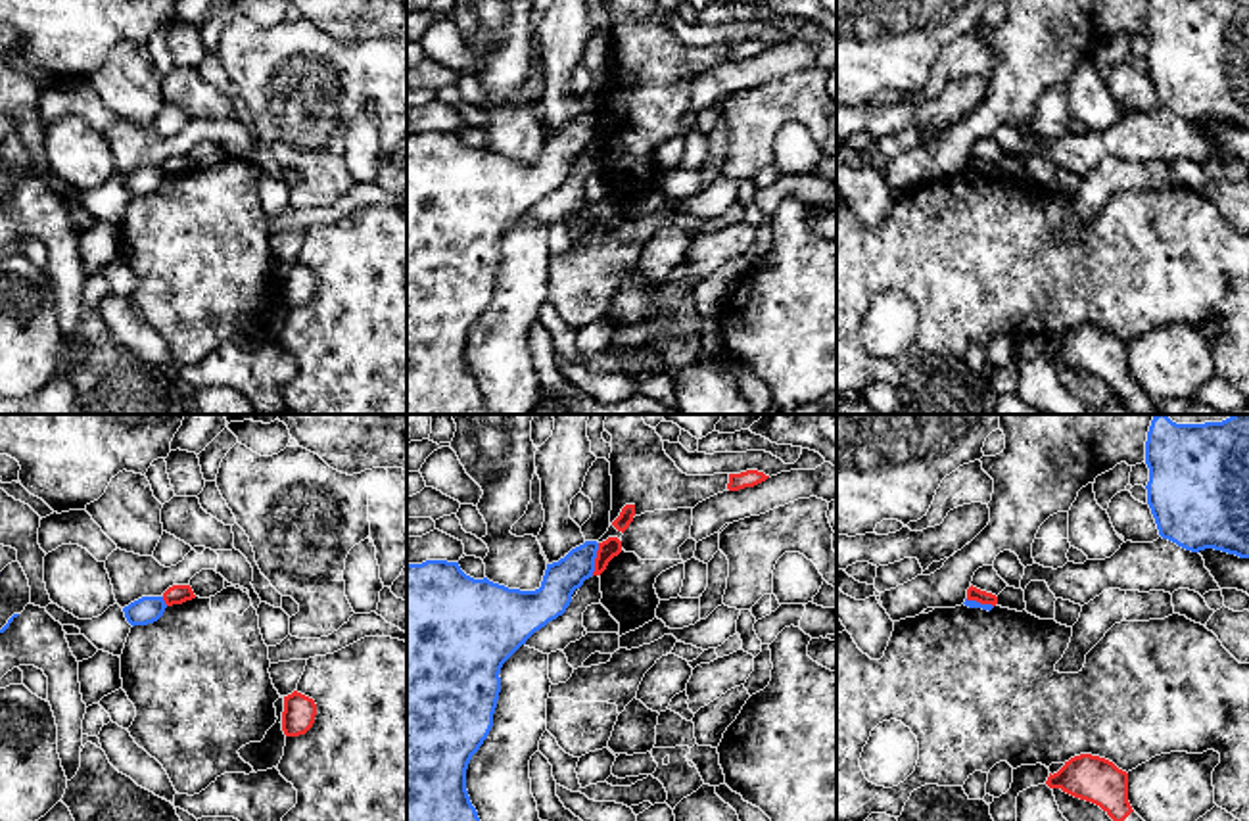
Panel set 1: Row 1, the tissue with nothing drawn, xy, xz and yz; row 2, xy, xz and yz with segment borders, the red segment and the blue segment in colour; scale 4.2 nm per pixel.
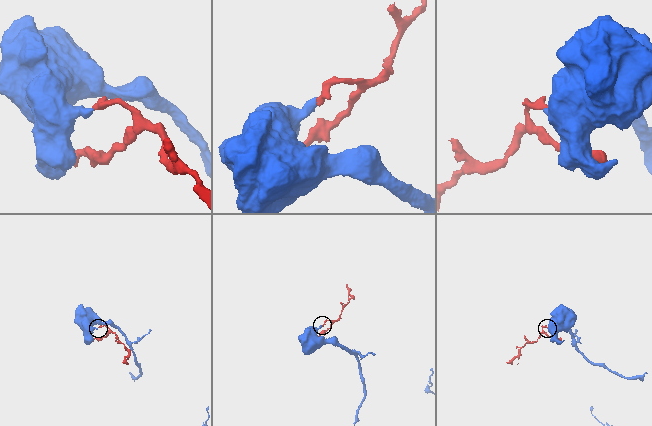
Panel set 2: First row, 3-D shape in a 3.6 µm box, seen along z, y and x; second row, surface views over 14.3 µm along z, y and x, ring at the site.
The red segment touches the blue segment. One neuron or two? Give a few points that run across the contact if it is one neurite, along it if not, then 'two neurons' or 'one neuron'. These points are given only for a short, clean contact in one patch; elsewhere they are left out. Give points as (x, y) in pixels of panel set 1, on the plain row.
xz (599, 114), (591, 144) | two neurons

